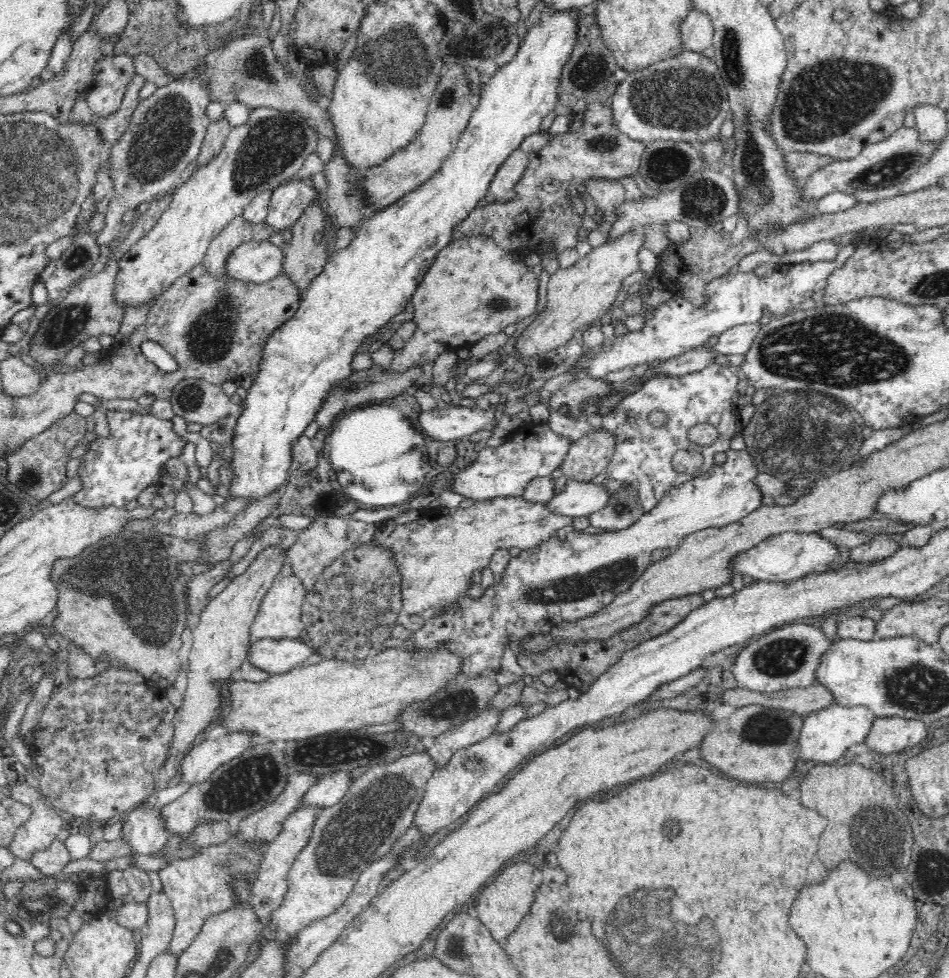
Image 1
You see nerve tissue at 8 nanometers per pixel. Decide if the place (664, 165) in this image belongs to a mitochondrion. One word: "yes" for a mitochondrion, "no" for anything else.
yes

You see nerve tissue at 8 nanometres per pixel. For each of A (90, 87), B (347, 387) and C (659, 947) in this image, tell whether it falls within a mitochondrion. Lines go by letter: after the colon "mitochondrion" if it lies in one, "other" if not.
A: other
B: mitochondrion
C: mitochondrion

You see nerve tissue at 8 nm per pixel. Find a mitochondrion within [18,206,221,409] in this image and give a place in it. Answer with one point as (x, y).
(65, 324)

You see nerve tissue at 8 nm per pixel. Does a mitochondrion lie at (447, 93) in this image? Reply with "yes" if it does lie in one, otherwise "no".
yes

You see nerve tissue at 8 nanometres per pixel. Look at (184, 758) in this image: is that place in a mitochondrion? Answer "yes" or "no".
no

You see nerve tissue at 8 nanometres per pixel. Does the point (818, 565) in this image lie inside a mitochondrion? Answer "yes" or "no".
no

